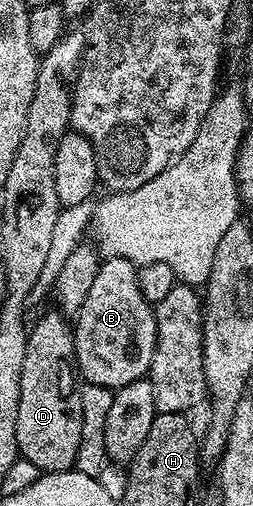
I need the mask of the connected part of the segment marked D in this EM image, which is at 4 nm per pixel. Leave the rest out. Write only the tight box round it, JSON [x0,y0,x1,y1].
[17,313,81,472]

